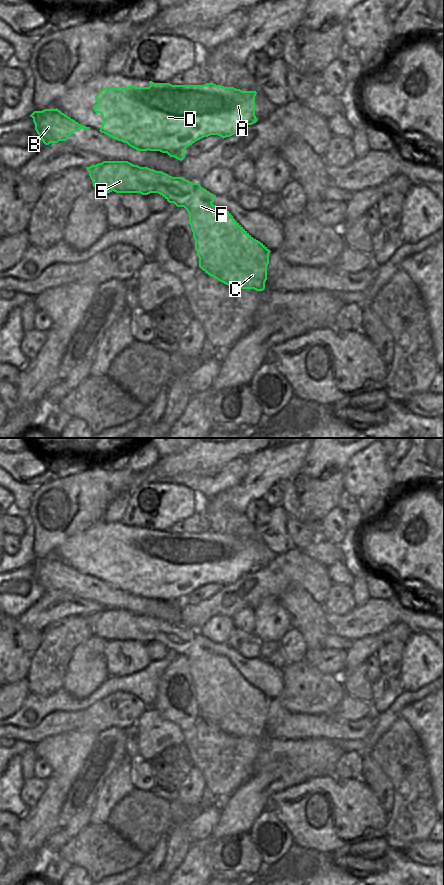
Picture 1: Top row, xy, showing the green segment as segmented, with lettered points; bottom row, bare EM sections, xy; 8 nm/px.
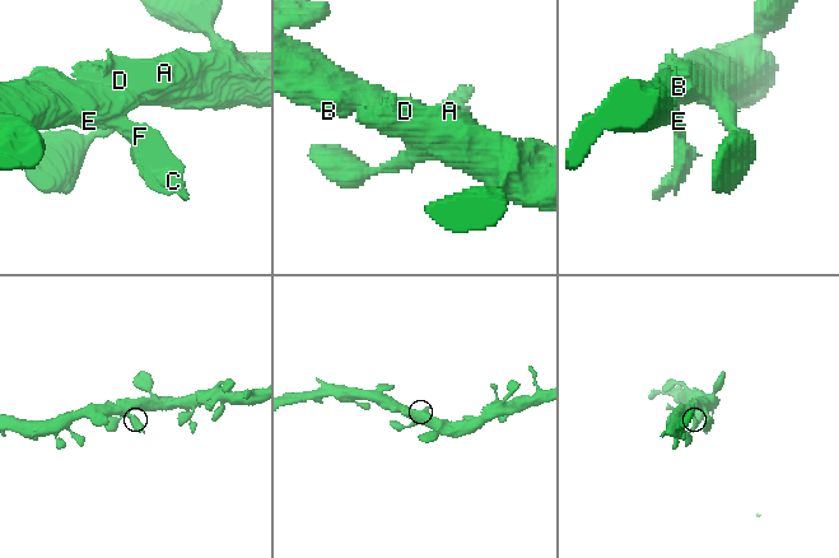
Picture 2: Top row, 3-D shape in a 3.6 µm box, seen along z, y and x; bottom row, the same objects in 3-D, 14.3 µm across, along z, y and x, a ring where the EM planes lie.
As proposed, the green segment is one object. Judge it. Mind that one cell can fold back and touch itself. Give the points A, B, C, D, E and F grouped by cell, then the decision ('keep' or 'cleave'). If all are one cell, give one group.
A B C D E F; keep

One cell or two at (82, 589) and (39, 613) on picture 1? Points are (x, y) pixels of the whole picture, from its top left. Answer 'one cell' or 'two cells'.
one cell

